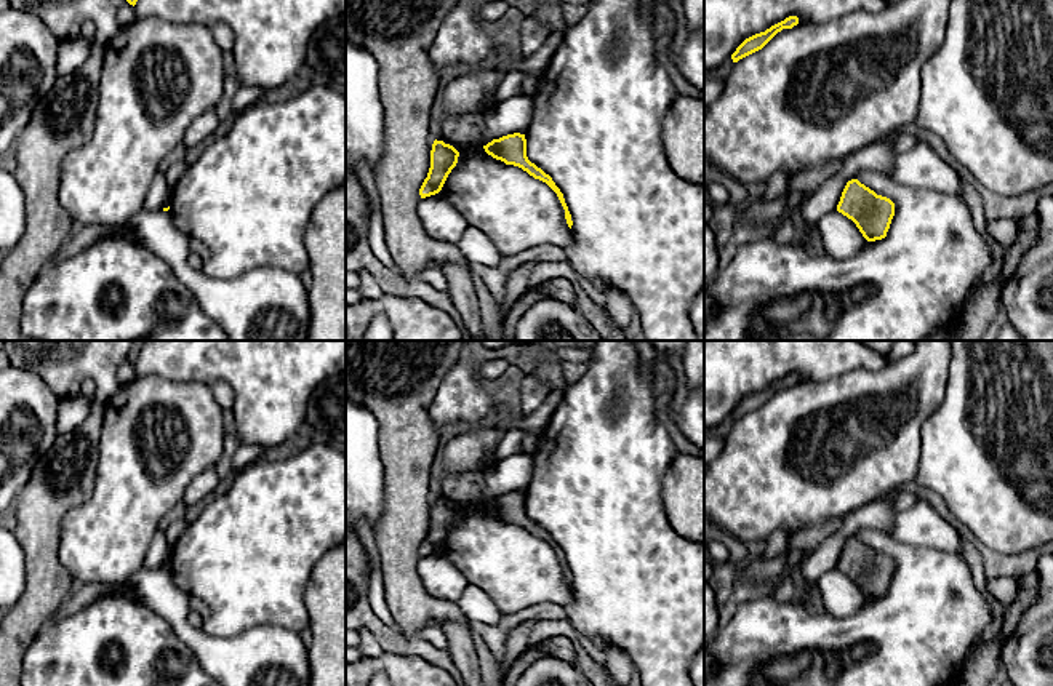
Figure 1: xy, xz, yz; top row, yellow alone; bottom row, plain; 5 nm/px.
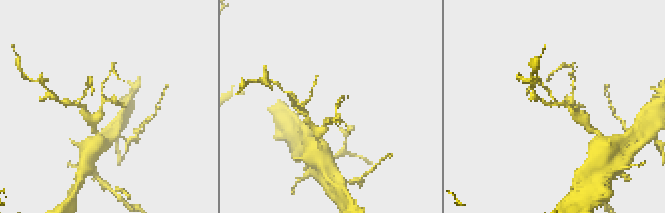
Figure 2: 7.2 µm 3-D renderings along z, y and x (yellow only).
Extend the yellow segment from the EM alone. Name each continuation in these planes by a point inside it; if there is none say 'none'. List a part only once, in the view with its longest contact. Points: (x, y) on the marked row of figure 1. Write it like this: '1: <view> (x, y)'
none

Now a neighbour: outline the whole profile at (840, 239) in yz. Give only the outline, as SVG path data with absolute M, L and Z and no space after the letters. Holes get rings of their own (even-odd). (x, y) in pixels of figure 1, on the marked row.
M837 209L821 217L816 229L824 253L837 261L853 257L866 243L856 224Z

